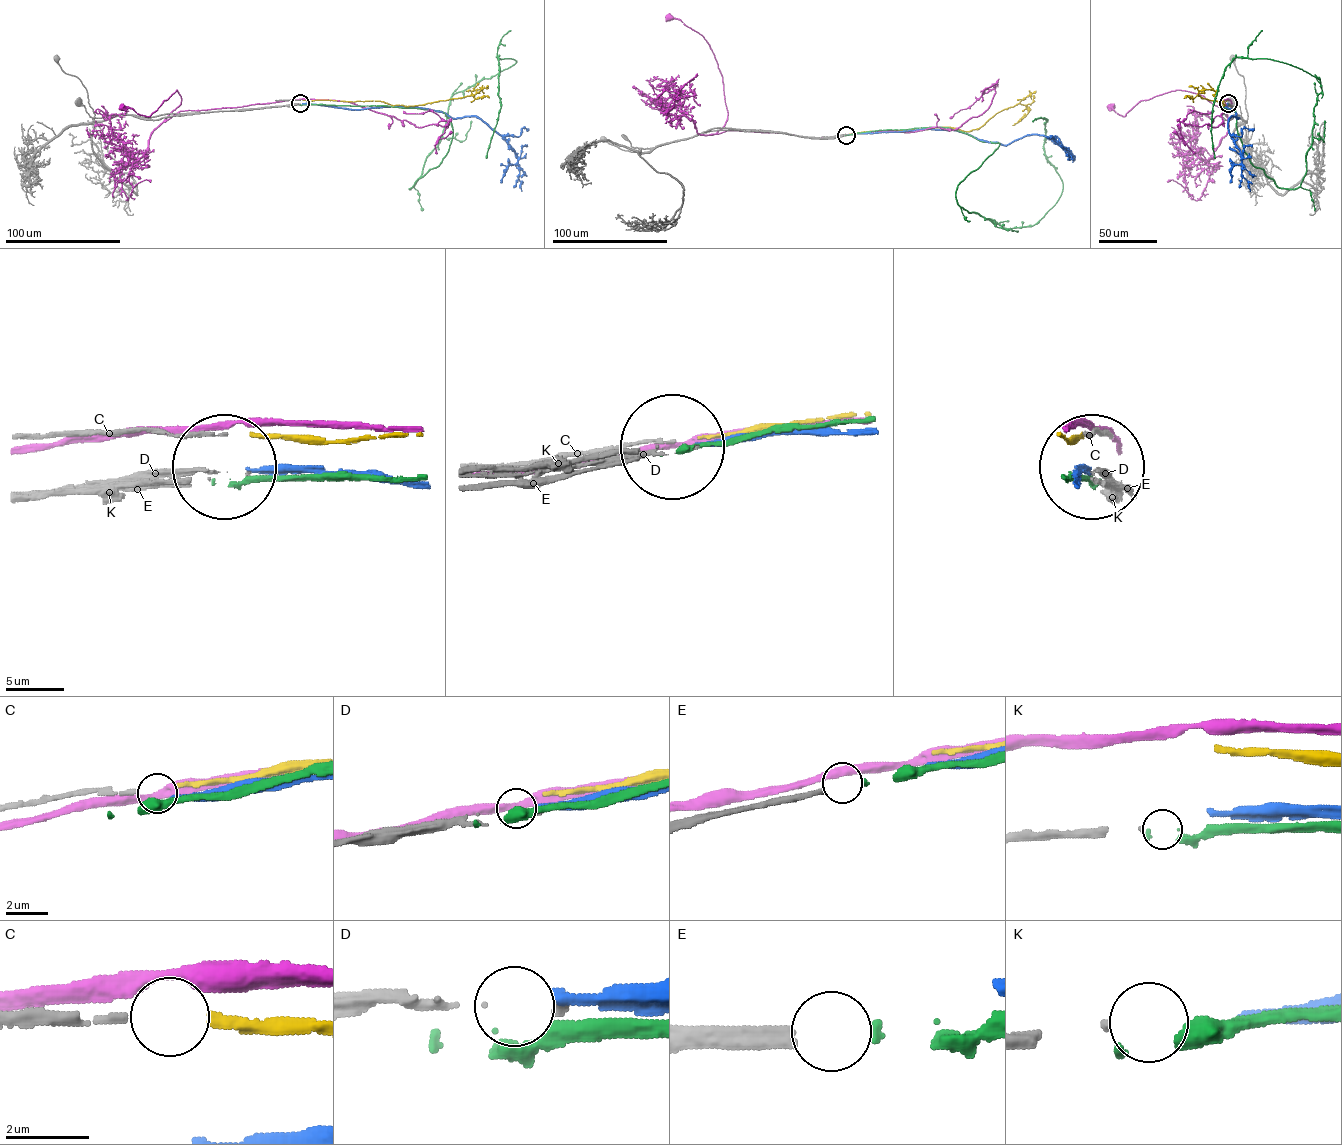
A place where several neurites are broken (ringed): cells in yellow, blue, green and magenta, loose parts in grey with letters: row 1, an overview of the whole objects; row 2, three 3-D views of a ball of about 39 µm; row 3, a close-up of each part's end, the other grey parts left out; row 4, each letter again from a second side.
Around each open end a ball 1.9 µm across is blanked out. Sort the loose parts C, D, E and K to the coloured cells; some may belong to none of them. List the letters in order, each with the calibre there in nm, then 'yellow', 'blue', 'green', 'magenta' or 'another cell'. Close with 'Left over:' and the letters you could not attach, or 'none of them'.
C: 170 nm thick; yellow
D: 110 nm thick; blue
E: 320 nm thick; green
K: 100 nm thick; another cell
Left over: K

